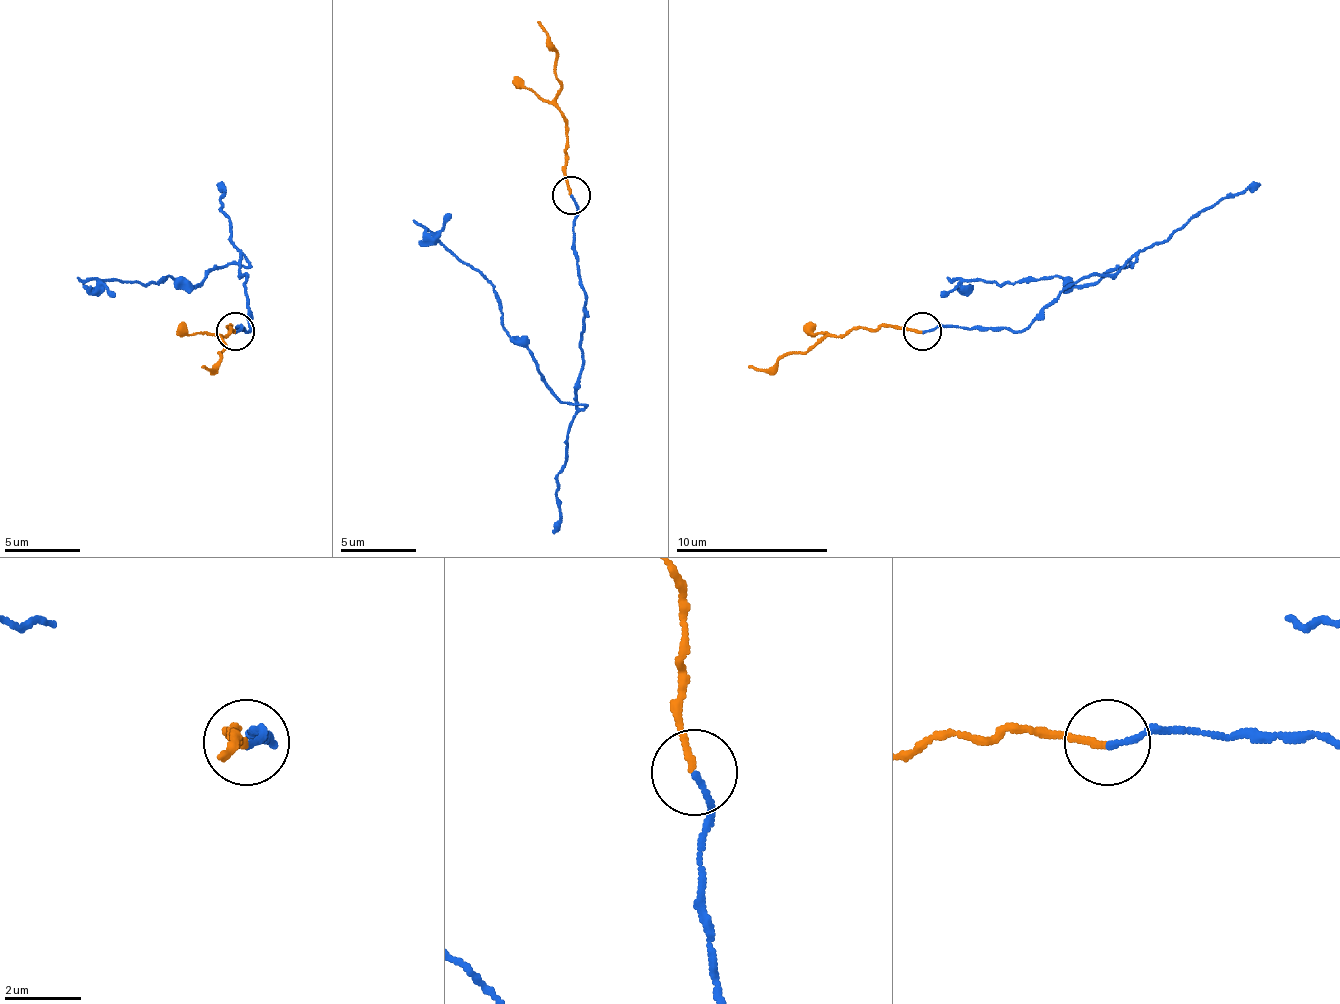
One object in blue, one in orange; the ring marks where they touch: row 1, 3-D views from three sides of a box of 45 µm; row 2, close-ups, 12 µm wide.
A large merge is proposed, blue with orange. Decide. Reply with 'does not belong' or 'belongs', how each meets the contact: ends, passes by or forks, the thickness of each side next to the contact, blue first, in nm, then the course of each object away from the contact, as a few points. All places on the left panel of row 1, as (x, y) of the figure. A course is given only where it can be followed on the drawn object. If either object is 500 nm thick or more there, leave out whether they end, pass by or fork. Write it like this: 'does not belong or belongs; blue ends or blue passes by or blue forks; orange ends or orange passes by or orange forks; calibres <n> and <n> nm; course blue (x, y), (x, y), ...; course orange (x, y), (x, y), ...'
does not belong; blue ends; orange ends; calibres 150 and 180 nm; course blue (234, 330), (249, 330), (245, 277), (234, 265), (219, 265), (200, 284), (165, 277), (146, 284), (78, 277); course orange (234, 330), (219, 337), (219, 360), (211, 368), (200, 368)

